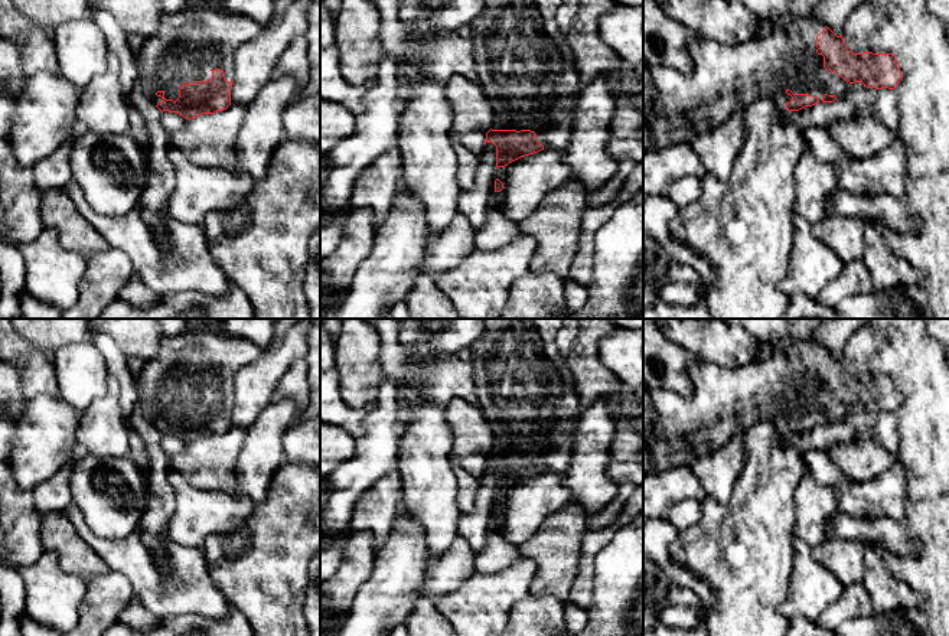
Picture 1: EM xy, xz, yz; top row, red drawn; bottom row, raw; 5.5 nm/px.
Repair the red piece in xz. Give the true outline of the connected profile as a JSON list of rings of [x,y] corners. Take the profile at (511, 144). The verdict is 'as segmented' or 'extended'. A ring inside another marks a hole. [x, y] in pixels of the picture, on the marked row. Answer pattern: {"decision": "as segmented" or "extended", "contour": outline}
{"decision": "extended", "contour": [[[485,0],[482,14],[470,22],[473,61],[479,84],[489,88],[493,124],[485,144],[496,146],[496,169],[544,150],[544,137],[552,130],[551,114],[561,89],[564,63],[555,42],[545,30],[534,0]]]}

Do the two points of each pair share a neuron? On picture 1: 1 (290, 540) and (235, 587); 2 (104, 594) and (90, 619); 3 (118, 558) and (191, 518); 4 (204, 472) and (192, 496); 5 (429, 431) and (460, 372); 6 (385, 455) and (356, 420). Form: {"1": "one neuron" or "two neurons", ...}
{"1": "one neuron", "2": "one neuron", "3": "two neurons", "4": "two neurons", "5": "two neurons", "6": "two neurons"}

